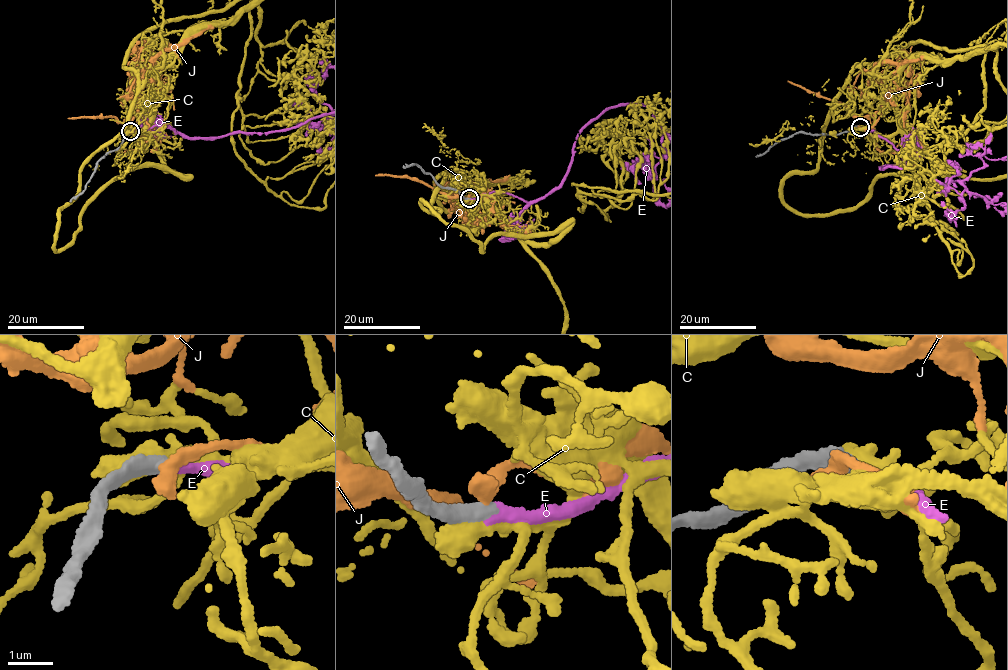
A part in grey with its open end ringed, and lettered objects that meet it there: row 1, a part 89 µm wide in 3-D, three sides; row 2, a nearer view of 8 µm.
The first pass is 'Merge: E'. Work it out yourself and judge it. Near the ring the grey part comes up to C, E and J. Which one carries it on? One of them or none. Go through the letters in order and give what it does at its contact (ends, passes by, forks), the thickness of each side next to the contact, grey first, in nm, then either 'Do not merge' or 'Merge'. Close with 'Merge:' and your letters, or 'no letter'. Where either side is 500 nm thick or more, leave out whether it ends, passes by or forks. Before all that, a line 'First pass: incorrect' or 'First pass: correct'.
First pass: correct
C: Thickness 400 nm (grey) against 650 nm. Do not merge
E: It ends there. Thickness 360 nm (grey) against 240 nm. Merge
J: It ends there. Thickness 360 nm (grey) against 400 nm. Do not merge
Merge: E

